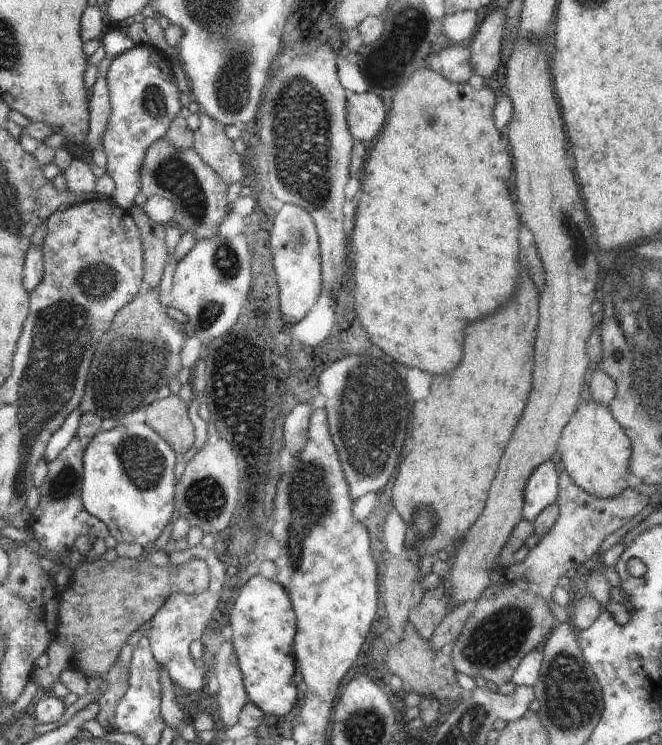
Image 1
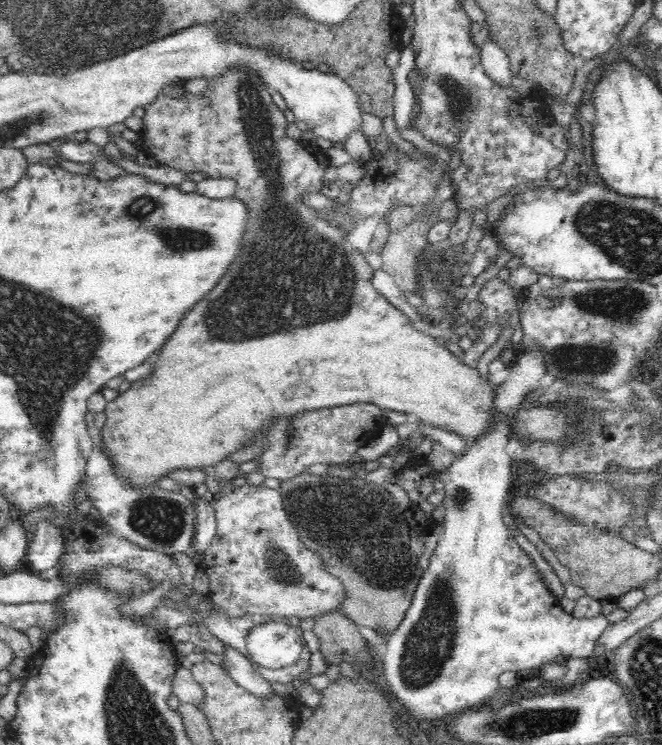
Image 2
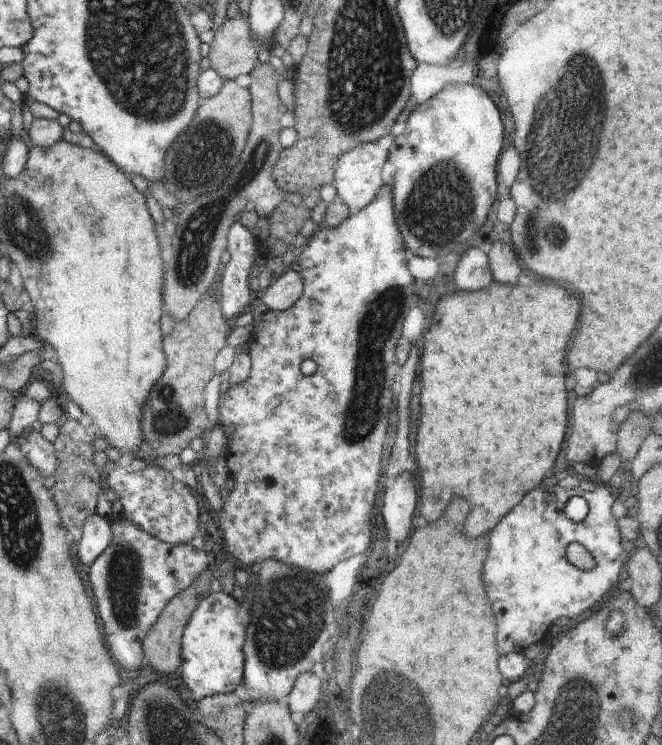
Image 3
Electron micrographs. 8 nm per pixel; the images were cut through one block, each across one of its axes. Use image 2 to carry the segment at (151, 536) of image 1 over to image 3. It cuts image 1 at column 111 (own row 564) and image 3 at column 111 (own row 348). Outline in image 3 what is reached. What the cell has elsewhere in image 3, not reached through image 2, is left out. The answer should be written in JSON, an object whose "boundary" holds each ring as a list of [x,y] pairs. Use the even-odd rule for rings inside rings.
{"boundary":[[[97,512],[88,515],[77,544],[79,560],[91,565],[108,548],[110,542],[112,542],[110,517],[100,516]]]}

